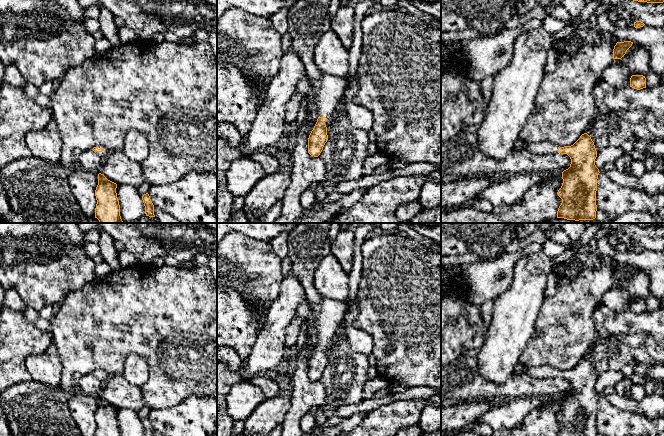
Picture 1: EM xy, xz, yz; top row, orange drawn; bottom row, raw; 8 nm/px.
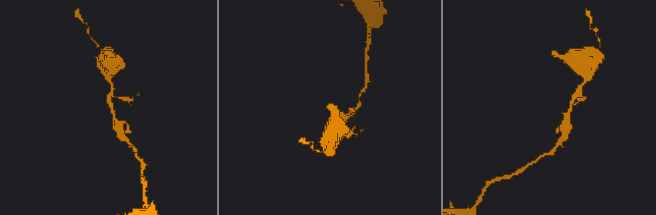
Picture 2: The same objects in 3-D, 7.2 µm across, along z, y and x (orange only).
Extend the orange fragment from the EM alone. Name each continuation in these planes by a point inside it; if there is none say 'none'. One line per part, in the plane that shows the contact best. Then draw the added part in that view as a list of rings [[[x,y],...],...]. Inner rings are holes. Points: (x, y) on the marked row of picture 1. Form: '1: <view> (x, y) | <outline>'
1: xy (105, 152) | [[[98,145],[98,146],[95,146],[95,147],[97,147],[98,149],[100,149],[101,147],[103,148],[103,151],[102,152],[96,152],[96,154],[100,157],[100,158],[102,158],[102,159],[104,159],[109,153],[110,153],[110,150],[108,150],[106,147],[104,147],[104,146],[101,146],[101,145]]]

